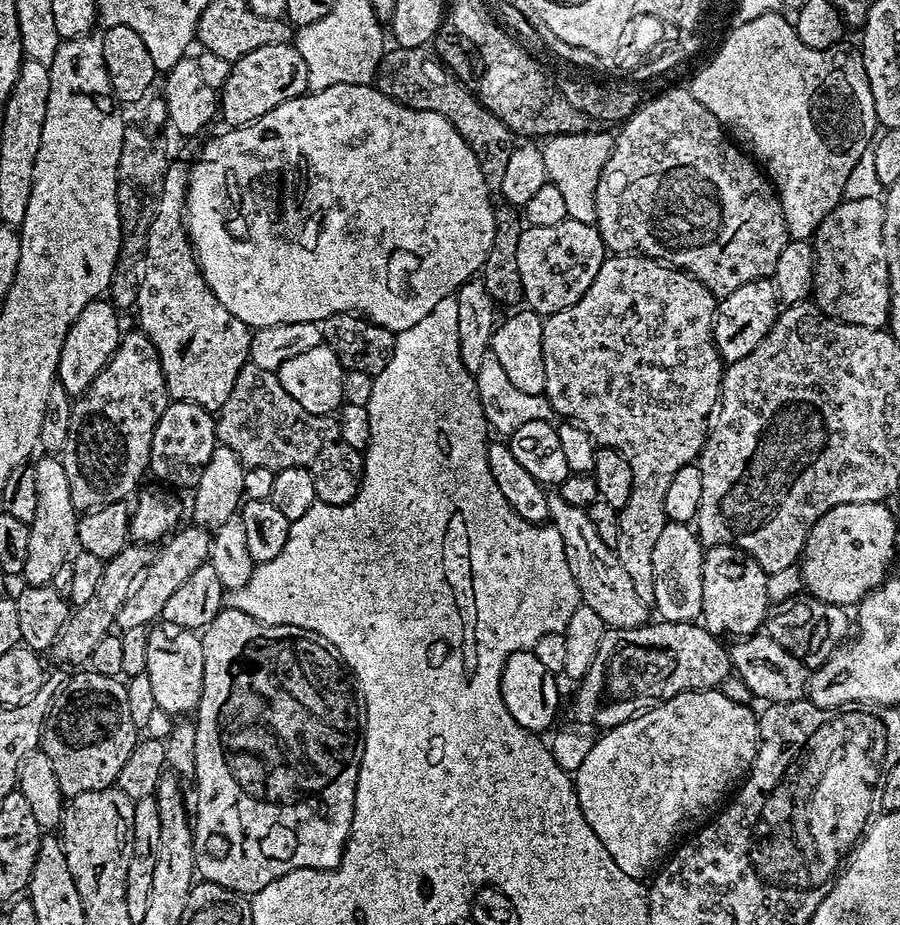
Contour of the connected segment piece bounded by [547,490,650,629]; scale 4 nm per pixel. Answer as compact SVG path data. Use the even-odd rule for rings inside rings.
M552 490L547 496L547 512L549 523L562 537L567 566L578 586L581 603L598 614L605 627L629 629L630 626L647 623L650 618L649 607L635 593L630 577L623 569L622 562L618 561L615 549L606 546L595 533L587 509L571 505L562 498L559 491Z

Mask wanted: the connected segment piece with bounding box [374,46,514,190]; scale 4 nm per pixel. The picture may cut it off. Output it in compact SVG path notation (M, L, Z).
M389 47L376 67L375 87L399 104L414 110L442 114L442 118L449 120L454 130L462 134L470 150L474 150L489 189L499 189L506 174L506 158L510 158L514 147L513 133L494 113L486 110L486 106L482 106L472 91L458 77L453 76L435 55L427 56L426 53L424 48Z

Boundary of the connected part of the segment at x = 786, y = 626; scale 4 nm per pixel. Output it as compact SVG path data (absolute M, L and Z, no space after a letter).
M797 594L777 599L766 616L766 633L782 649L809 669L818 667L839 644L850 636L850 616L839 603L831 604L811 594Z

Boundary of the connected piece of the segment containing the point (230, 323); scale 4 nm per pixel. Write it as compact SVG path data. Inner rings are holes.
M176 200L176 208L172 208L172 212L168 212L164 204L159 204L159 210L156 211L155 218L147 230L143 276L139 280L134 308L135 311L138 310L139 329L146 333L158 350L163 376L167 378L169 397L173 401L190 401L206 410L217 412L230 396L238 370L249 361L252 332L248 325L240 318L235 318L226 306L222 306L214 298L189 242L183 216L176 216L176 212L184 212L184 203L180 200Z

